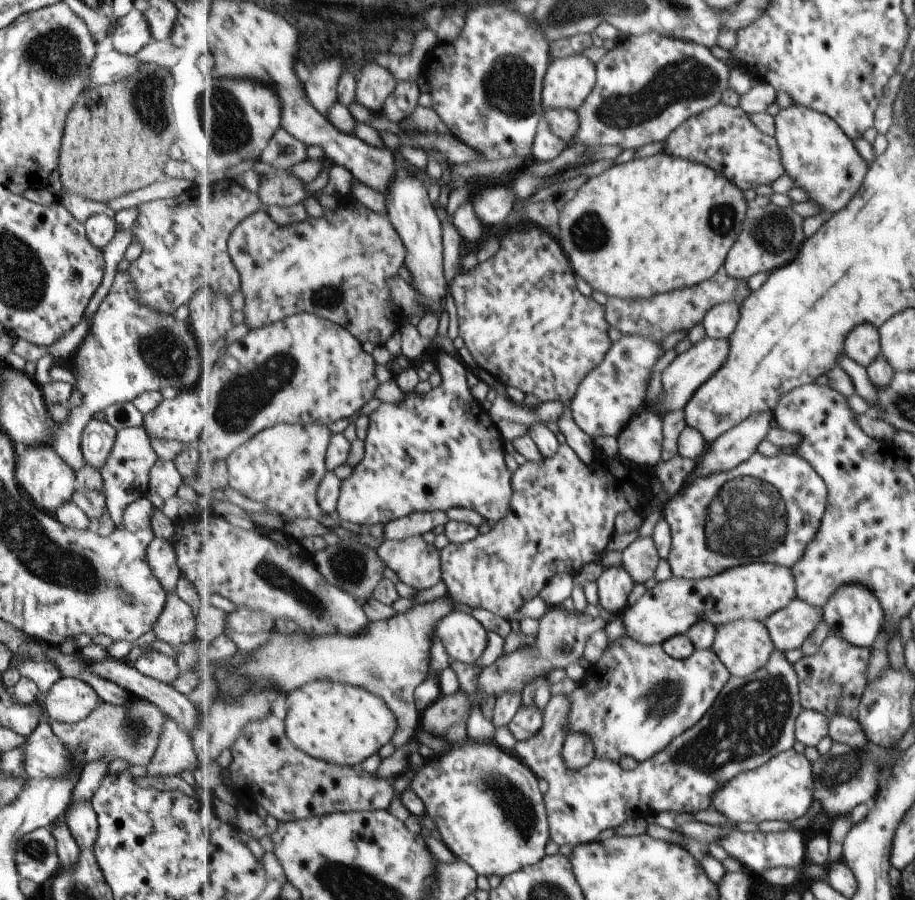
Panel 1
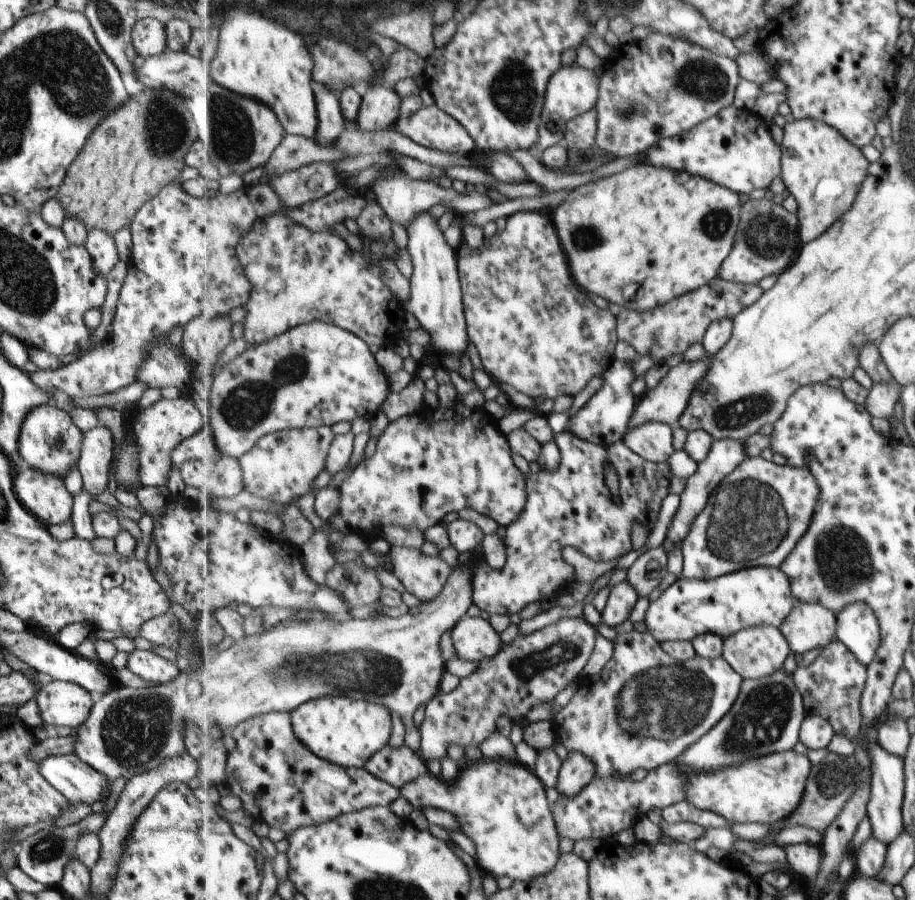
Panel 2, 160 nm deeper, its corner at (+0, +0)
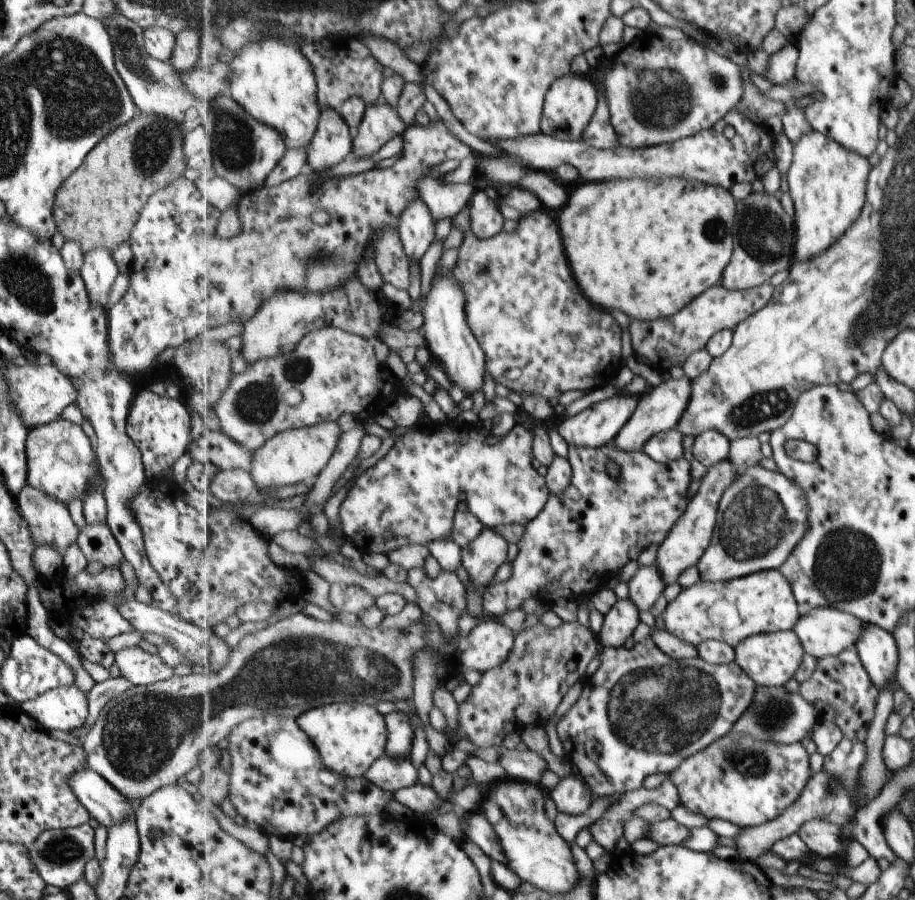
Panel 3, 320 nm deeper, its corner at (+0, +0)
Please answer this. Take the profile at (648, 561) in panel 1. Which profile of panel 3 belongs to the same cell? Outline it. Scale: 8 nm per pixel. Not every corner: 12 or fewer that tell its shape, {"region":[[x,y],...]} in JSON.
{"region":[[657,563],[639,568],[628,583],[641,612],[651,610],[667,586]]}

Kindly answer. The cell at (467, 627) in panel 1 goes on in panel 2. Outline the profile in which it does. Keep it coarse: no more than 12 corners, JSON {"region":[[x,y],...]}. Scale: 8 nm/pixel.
{"region":[[486,616],[451,630],[457,656],[481,664],[500,654],[502,633]]}

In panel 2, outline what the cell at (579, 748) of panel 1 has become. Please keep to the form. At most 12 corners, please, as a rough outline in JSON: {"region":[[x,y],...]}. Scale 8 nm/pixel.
{"region":[[568,753],[557,791],[576,798],[596,777],[596,764]]}

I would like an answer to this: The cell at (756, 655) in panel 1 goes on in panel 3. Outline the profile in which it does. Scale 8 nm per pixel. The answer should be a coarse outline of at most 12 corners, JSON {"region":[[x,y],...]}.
{"region":[[795,631],[753,635],[736,661],[759,686],[785,687],[807,654]]}

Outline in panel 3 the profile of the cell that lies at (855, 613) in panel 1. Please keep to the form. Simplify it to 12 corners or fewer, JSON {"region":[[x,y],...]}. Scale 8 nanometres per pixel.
{"region":[[865,623],[856,644],[868,676],[887,689],[899,652],[887,631]]}

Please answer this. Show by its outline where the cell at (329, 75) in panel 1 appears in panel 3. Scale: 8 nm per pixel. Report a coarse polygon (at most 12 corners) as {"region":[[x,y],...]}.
{"region":[[323,109],[308,170],[324,173],[354,149],[355,133],[335,109]]}

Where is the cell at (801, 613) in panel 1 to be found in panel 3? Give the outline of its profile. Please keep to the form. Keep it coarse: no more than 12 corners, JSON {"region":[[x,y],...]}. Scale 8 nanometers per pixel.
{"region":[[833,607],[801,616],[793,631],[818,659],[855,649],[866,626]]}

